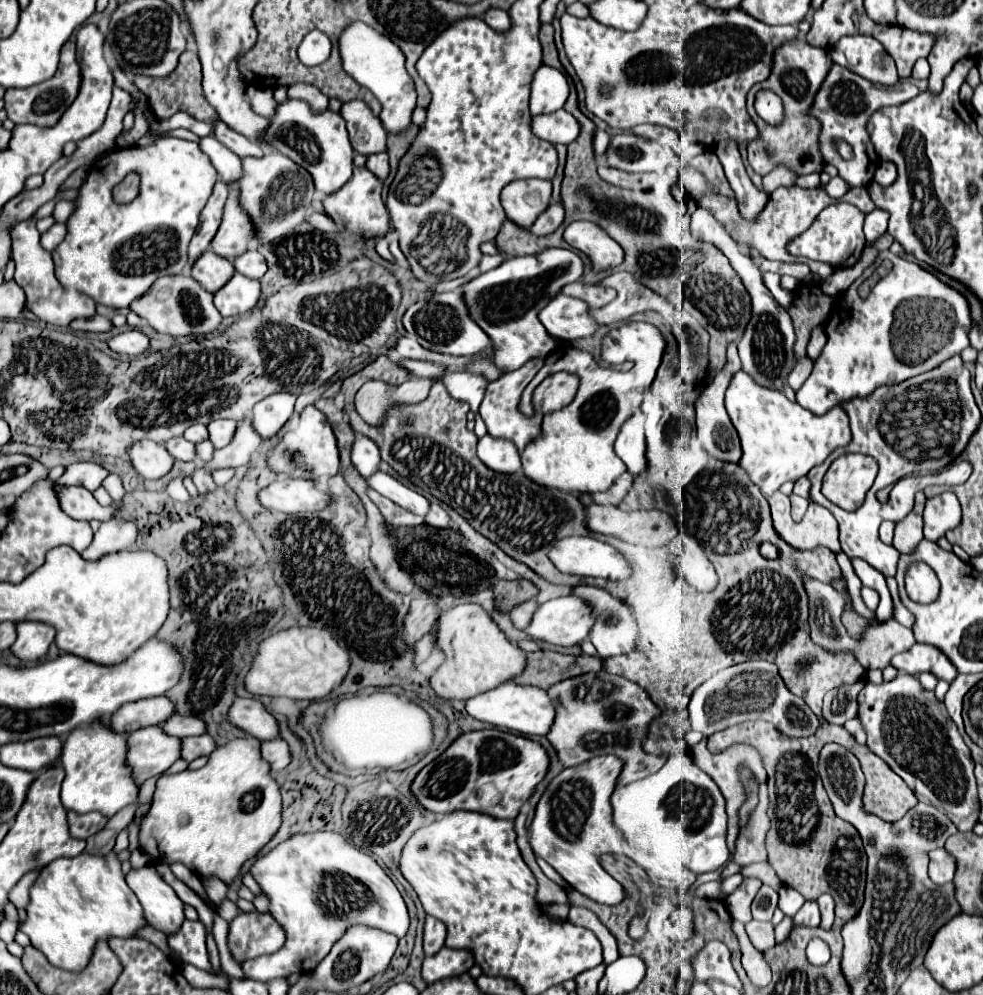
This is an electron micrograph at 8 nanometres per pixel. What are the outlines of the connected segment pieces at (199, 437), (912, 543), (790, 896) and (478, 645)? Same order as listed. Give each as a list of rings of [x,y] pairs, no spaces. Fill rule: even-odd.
[[[195,423],[193,427],[189,427],[189,429],[185,431],[185,439],[193,441],[193,443],[201,443],[201,441],[209,439],[209,433],[207,433],[207,425],[203,425],[203,423]]]
[[[917,493],[915,495],[915,507],[913,511],[897,523],[895,527],[895,539],[893,539],[893,547],[901,553],[913,553],[913,549],[917,547],[917,543],[923,539],[923,505],[925,505],[925,495]]]
[[[781,885],[781,889],[779,889],[779,907],[785,915],[795,915],[801,909],[803,903],[805,903],[805,899],[799,891]]]
[[[457,605],[451,611],[443,611],[437,621],[437,643],[447,659],[433,673],[431,687],[443,699],[471,699],[487,693],[515,679],[527,667],[527,653],[499,629],[481,605]]]

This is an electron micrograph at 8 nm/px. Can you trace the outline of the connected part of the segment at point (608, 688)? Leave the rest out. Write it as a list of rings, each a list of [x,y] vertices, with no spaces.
[[[603,669],[599,673],[565,679],[553,685],[549,695],[557,705],[557,717],[547,739],[557,749],[565,767],[579,765],[599,755],[619,757],[625,763],[625,771],[631,765],[639,767],[643,763],[647,755],[643,751],[643,741],[647,739],[649,725],[661,711],[641,685]]]

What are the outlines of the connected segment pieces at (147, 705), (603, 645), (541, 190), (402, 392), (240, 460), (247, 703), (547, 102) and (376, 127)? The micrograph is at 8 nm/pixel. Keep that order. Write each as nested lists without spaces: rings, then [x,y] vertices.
[[[165,695],[149,697],[149,699],[123,705],[117,713],[111,715],[109,725],[115,731],[135,731],[147,725],[161,725],[175,713],[177,713],[177,707],[169,697]]]
[[[591,585],[575,587],[575,595],[589,599],[589,603],[595,607],[591,643],[597,647],[601,659],[635,651],[635,617],[629,605],[615,599],[605,589]]]
[[[529,179],[513,181],[501,191],[501,205],[507,213],[507,219],[521,229],[529,229],[539,213],[551,205],[551,181]]]
[[[413,377],[407,383],[401,385],[387,385],[383,381],[367,381],[355,397],[355,407],[357,413],[363,417],[365,423],[373,427],[381,427],[389,411],[393,407],[407,407],[407,405],[417,405],[425,401],[429,395],[433,379],[421,379]]]
[[[245,419],[239,423],[233,441],[227,447],[217,449],[213,459],[209,463],[203,463],[201,467],[207,469],[209,473],[213,473],[217,469],[225,469],[225,467],[241,467],[241,465],[249,463],[249,455],[253,449],[259,447],[259,443],[261,443],[261,439],[257,437],[257,433],[253,433],[251,421]]]
[[[237,699],[229,711],[233,725],[241,727],[245,733],[267,741],[279,735],[279,721],[259,699]]]
[[[541,65],[533,77],[531,85],[531,115],[555,113],[563,109],[569,97],[569,83],[567,77],[547,65]]]
[[[349,101],[341,107],[341,117],[347,121],[351,145],[361,155],[387,151],[387,133],[381,121],[371,113],[363,101]]]

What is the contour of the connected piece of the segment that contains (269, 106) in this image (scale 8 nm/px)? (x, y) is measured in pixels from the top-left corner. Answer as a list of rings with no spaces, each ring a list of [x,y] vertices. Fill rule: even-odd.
[[[249,85],[247,87],[247,99],[251,103],[251,109],[266,118],[272,118],[276,112],[277,105],[279,105],[275,101],[275,97],[273,97],[273,91],[267,89],[267,87]]]

